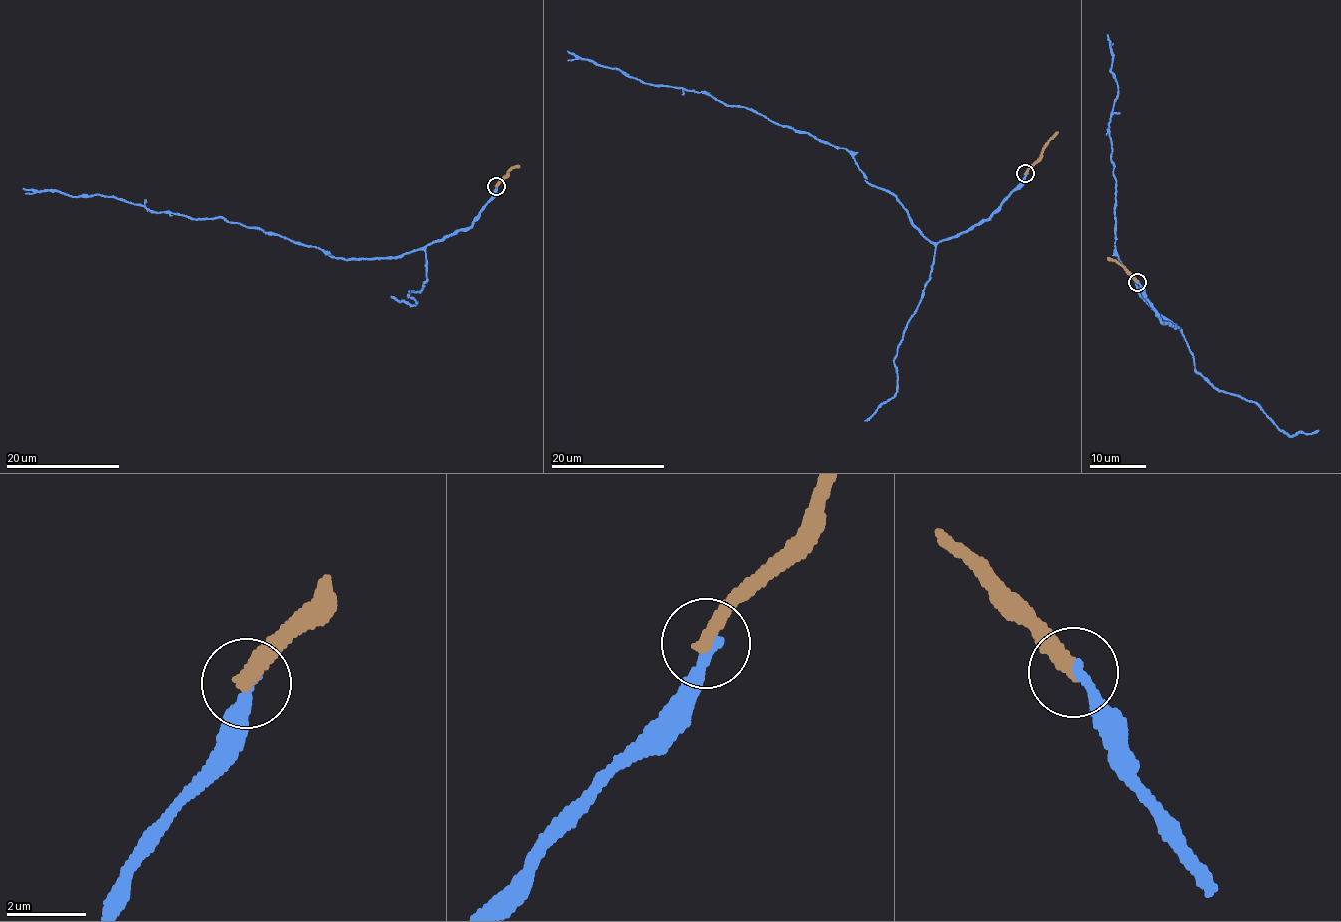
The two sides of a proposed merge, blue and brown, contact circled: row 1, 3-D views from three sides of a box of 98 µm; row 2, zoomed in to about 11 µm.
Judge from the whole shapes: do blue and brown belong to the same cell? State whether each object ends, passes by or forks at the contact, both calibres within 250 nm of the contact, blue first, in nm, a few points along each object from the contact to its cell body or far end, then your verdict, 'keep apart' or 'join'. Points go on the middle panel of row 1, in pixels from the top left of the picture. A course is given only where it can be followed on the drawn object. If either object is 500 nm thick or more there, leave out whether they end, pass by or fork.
blue ends | brown ends | 300/360 nm | blue via (1025, 174), (987, 219), (936, 242), (894, 195), (869, 183), (847, 150), (744, 107), (641, 82), (567, 50) | brown via (1025, 173), (1057, 131) | join

